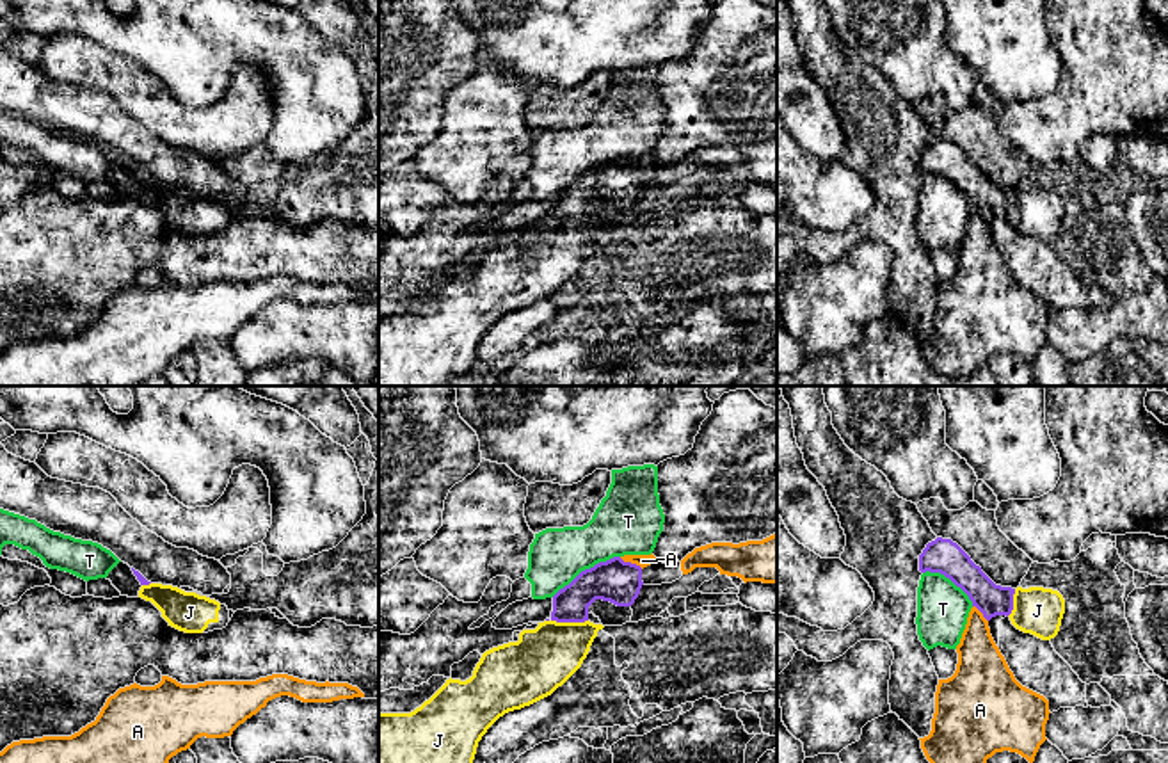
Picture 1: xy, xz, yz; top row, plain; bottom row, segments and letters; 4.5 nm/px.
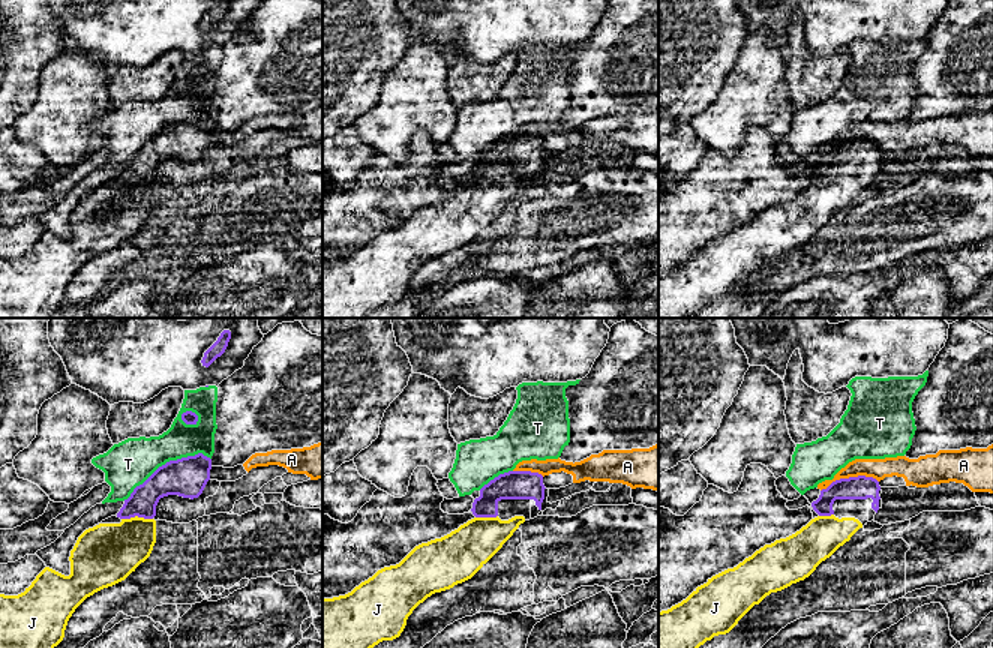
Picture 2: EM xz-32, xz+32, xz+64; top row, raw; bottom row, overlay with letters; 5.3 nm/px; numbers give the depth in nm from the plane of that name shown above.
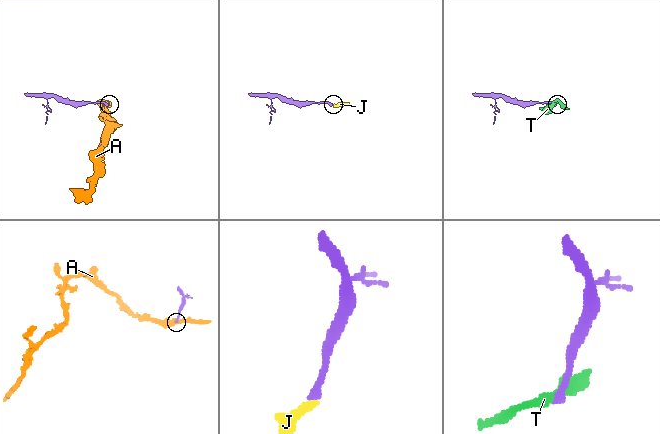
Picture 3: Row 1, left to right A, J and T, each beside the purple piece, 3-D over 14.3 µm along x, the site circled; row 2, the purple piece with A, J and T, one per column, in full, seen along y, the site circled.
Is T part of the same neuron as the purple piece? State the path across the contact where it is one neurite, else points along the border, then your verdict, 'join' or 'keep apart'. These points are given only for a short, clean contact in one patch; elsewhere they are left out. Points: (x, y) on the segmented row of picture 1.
keep apart

